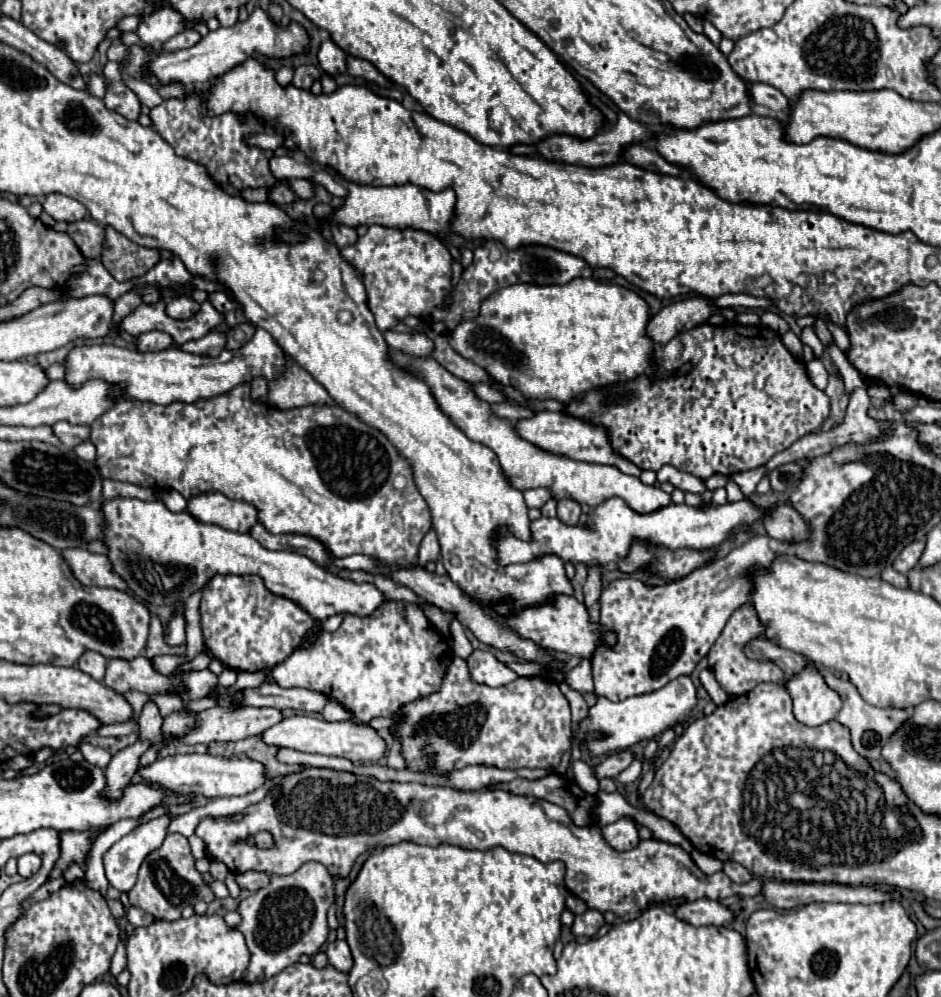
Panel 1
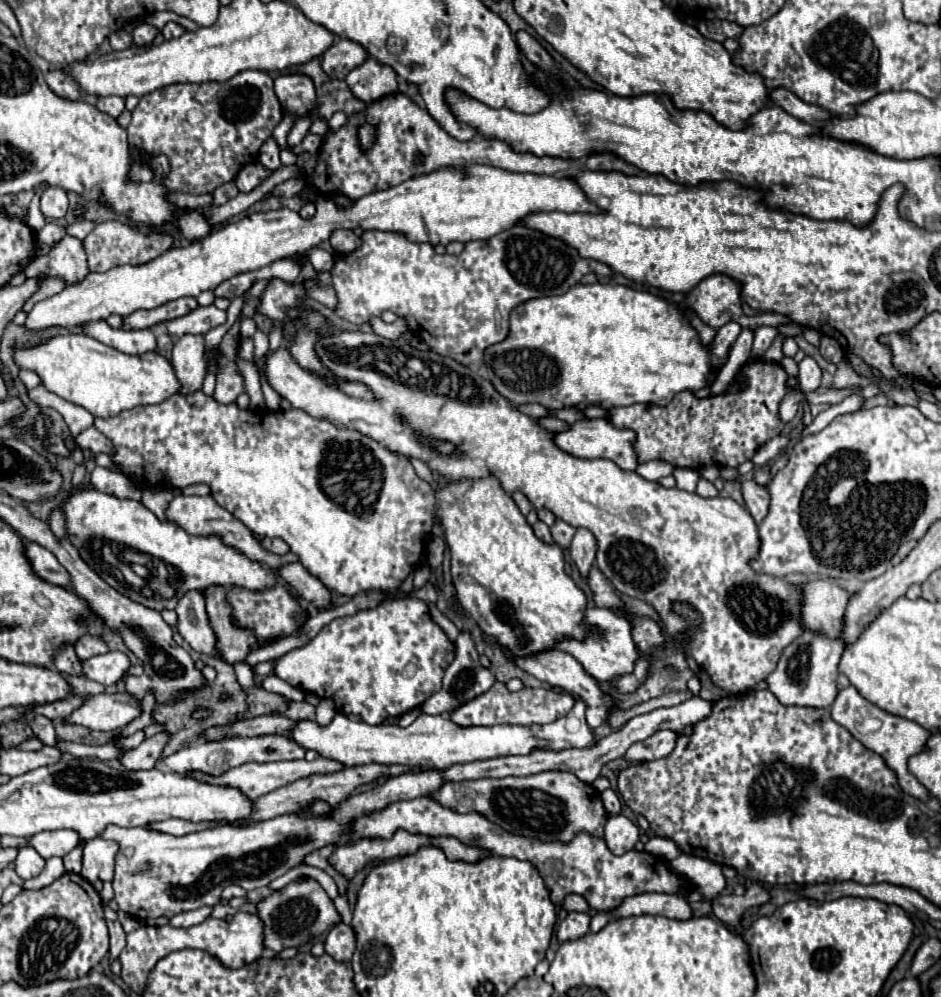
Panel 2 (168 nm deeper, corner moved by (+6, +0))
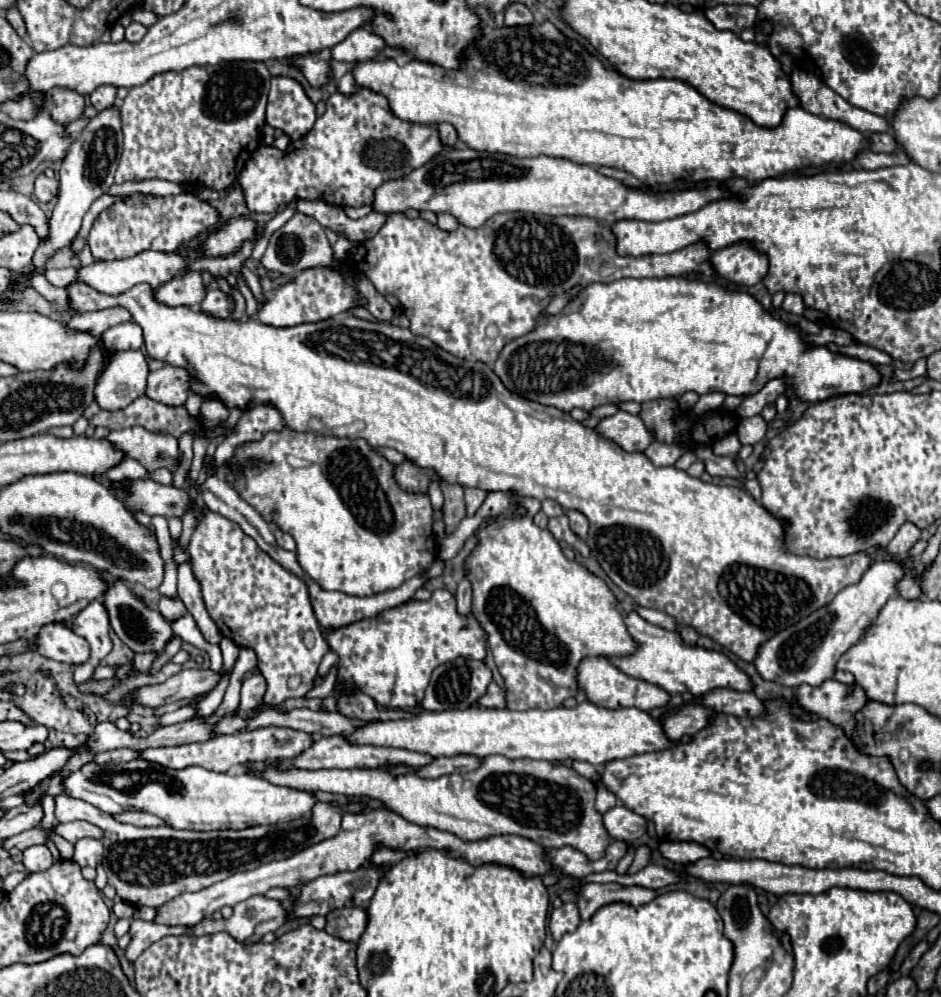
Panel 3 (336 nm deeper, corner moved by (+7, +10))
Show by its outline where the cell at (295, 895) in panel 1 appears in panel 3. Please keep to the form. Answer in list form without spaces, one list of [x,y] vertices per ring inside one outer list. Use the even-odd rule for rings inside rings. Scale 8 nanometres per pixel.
[[[358,868],[356,872],[340,872],[340,874],[332,874],[332,876],[320,876],[316,880],[310,880],[308,884],[302,884],[298,898],[294,898],[294,910],[290,912],[294,918],[312,918],[312,916],[326,916],[332,910],[338,908],[368,908],[378,880],[382,878],[380,870],[374,868]]]

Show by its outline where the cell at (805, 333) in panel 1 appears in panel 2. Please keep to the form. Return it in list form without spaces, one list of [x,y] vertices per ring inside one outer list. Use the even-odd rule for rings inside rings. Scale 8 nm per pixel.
[[[805,358],[799,364],[799,388],[803,392],[811,392],[811,390],[819,388],[819,382],[821,382],[821,370],[819,370],[819,366],[815,364],[815,360]]]

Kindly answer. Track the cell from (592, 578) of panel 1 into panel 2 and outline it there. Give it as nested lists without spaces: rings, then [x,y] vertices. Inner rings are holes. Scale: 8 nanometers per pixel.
[[[577,528],[573,542],[571,542],[571,558],[575,560],[581,576],[589,574],[591,564],[595,562],[595,552],[597,552],[597,540],[593,538],[593,534],[585,528]]]

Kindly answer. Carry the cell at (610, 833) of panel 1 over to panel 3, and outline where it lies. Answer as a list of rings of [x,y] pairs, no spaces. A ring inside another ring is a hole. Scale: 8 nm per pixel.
[[[614,806],[604,814],[604,826],[614,840],[634,842],[646,832],[646,818],[626,806]]]

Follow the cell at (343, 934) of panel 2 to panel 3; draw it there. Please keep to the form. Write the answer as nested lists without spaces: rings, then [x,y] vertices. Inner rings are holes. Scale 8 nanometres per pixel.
[[[342,908],[326,916],[326,932],[346,942],[356,942],[366,928],[366,912],[362,908]]]

